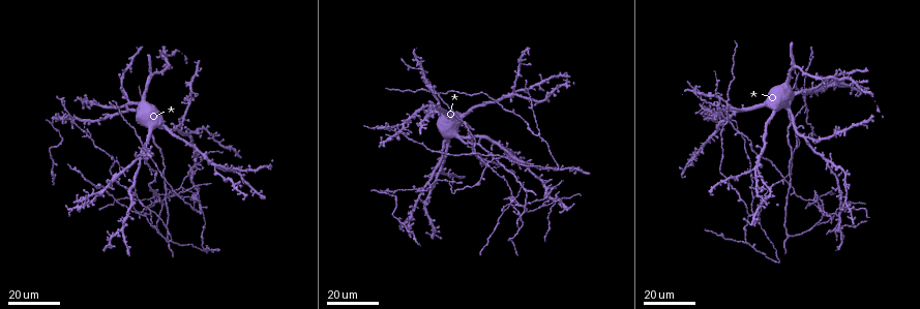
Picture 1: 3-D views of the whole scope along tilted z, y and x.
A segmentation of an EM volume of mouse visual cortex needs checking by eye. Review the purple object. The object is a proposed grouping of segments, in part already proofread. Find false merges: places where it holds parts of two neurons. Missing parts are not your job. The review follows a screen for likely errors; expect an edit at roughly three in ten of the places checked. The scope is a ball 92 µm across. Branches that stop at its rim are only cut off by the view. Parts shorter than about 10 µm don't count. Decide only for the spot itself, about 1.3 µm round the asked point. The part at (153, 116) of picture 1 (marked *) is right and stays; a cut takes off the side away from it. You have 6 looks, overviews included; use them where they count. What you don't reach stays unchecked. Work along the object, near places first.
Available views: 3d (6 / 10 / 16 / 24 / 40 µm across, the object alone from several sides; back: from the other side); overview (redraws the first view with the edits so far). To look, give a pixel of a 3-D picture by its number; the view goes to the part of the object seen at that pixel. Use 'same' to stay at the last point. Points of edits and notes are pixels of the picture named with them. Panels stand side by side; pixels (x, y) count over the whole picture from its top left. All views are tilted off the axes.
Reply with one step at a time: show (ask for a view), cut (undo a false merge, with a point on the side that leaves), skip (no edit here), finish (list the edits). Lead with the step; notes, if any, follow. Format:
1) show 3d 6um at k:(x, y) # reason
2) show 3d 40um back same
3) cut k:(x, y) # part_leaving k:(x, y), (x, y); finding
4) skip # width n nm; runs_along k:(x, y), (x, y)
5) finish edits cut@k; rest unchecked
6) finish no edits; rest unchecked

show 3d 16um at 1:(727, 107) # four-way junction

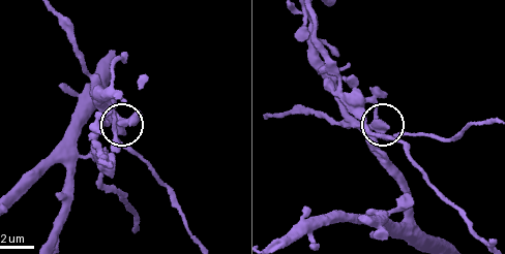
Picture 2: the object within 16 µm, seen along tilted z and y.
show 3d 6um at 2:(112, 119)

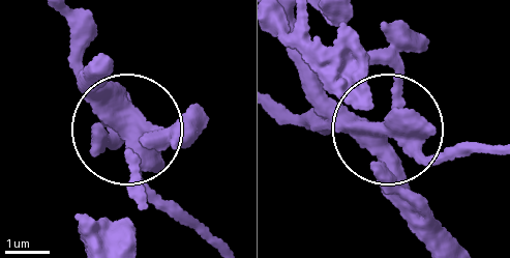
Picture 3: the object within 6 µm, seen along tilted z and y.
skip # width 430 nm; continuous, no second neuron

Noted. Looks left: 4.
show 3d 24um at 1:(180, 185) # arms part here

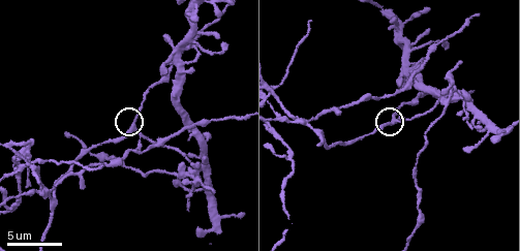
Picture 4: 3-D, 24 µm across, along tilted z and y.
show 3d 10um at 4:(394, 119)

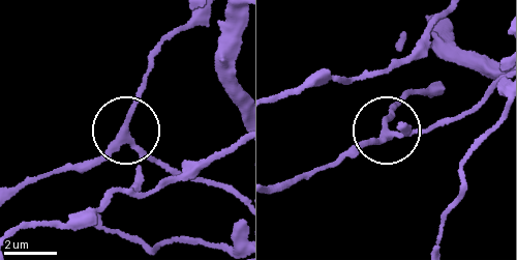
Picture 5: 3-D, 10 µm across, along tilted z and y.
skip # runs_along 5:(276, 189), (345, 160), (385, 133), (449, 121); one neuron here

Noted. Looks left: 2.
show 3d 16um at 4:(305, 121)

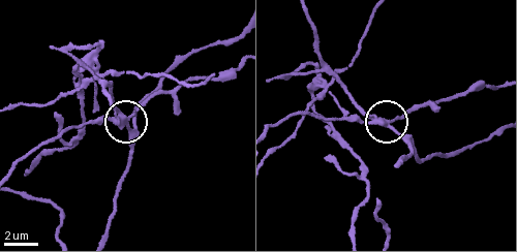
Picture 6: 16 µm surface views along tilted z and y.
cut 6:(100, 117) # part_leaving 6:(122, 120), (191, 80), (227, 73), (239, 68); two neurons meet here

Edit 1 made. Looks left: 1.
finish edits cut@6; rest unchecked

